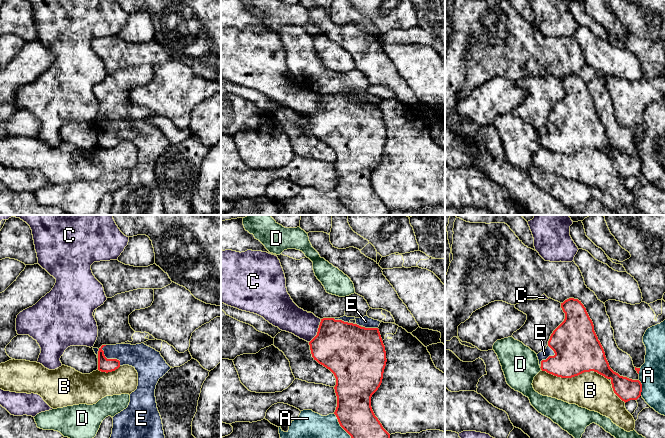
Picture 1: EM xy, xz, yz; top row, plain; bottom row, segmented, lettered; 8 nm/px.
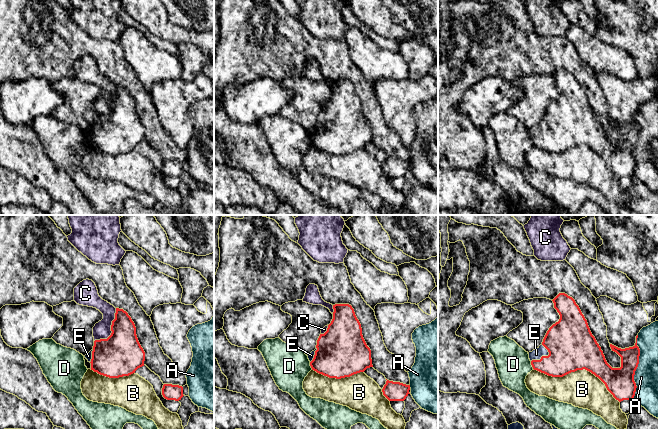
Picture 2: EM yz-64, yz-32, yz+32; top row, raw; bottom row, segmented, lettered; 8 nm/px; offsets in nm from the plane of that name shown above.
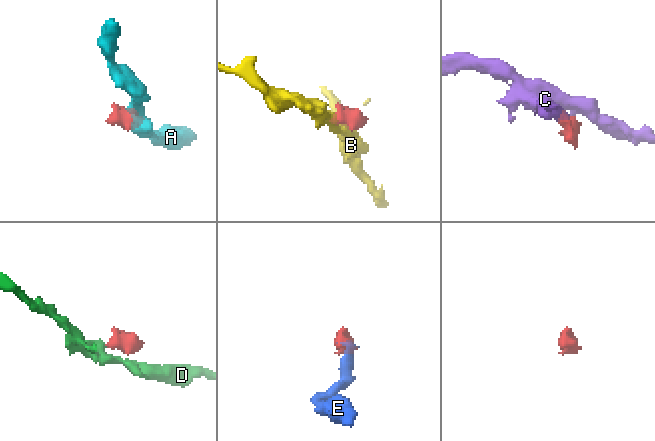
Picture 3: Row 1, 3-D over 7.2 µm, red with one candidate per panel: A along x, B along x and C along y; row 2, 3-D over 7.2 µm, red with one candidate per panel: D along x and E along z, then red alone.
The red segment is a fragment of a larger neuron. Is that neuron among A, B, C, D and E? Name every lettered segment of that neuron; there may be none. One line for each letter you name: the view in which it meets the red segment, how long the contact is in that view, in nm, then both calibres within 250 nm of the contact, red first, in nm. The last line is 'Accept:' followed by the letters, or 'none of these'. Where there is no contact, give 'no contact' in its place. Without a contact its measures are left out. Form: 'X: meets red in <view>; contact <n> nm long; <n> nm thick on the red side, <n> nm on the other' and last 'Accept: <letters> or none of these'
E: meets red in xy; contact 220 nm long; 110 nm thick on the red side, 200 nm on the other
Accept: E

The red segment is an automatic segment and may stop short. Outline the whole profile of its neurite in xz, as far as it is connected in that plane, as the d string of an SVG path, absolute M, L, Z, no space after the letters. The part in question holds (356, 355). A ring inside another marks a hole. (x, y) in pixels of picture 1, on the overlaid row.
M368 316L321 319L317 335L309 342L312 357L336 378L337 407L334 412L340 426L351 438L390 438L371 407L371 397L382 383L386 351L379 325Z

